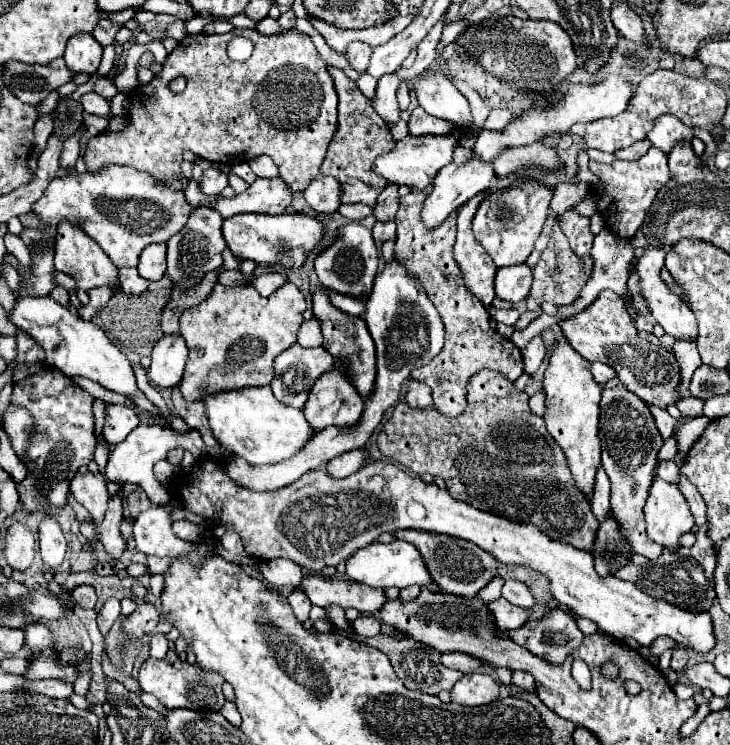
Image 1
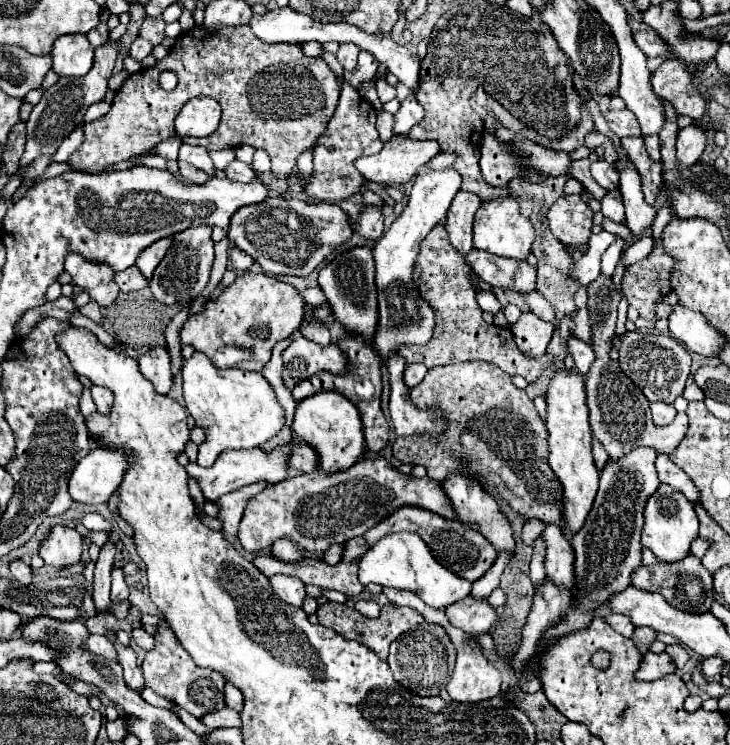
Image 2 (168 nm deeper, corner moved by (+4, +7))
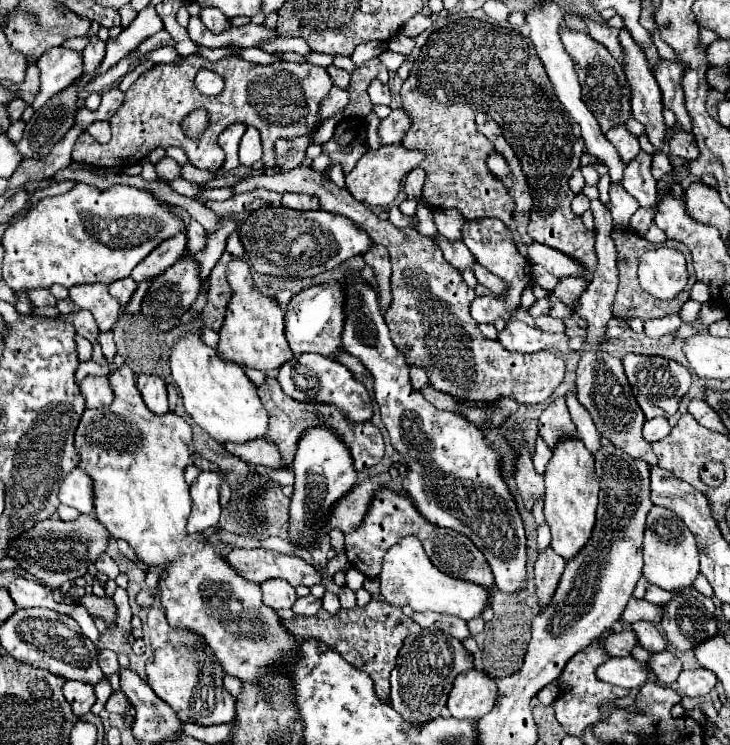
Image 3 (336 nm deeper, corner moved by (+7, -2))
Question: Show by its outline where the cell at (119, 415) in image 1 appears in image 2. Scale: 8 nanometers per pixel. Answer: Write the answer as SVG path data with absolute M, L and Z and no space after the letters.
M92 386L92 398L94 398L100 414L108 414L110 412L114 396L112 396L112 392L108 388L104 388L104 386Z

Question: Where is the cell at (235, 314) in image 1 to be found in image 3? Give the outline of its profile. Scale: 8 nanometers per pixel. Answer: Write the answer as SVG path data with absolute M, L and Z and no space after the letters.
M233 259L229 263L227 281L233 293L227 303L223 327L219 329L217 355L239 367L251 367L265 373L273 373L293 357L285 337L285 309L281 309L275 297L267 297L255 287L249 267L241 259Z

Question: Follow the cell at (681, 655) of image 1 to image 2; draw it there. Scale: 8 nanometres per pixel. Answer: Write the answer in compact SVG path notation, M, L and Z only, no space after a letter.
M666 646L666 652L668 652L668 656L672 658L672 662L676 664L678 670L682 670L684 664L688 662L688 658L690 658L684 646Z

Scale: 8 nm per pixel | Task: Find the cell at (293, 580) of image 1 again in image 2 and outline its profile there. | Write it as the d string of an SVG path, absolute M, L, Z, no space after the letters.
M282 538L282 540L274 542L272 554L280 560L286 560L286 562L296 562L296 560L306 558L306 552L302 548L298 548L296 544L292 544L288 538Z

